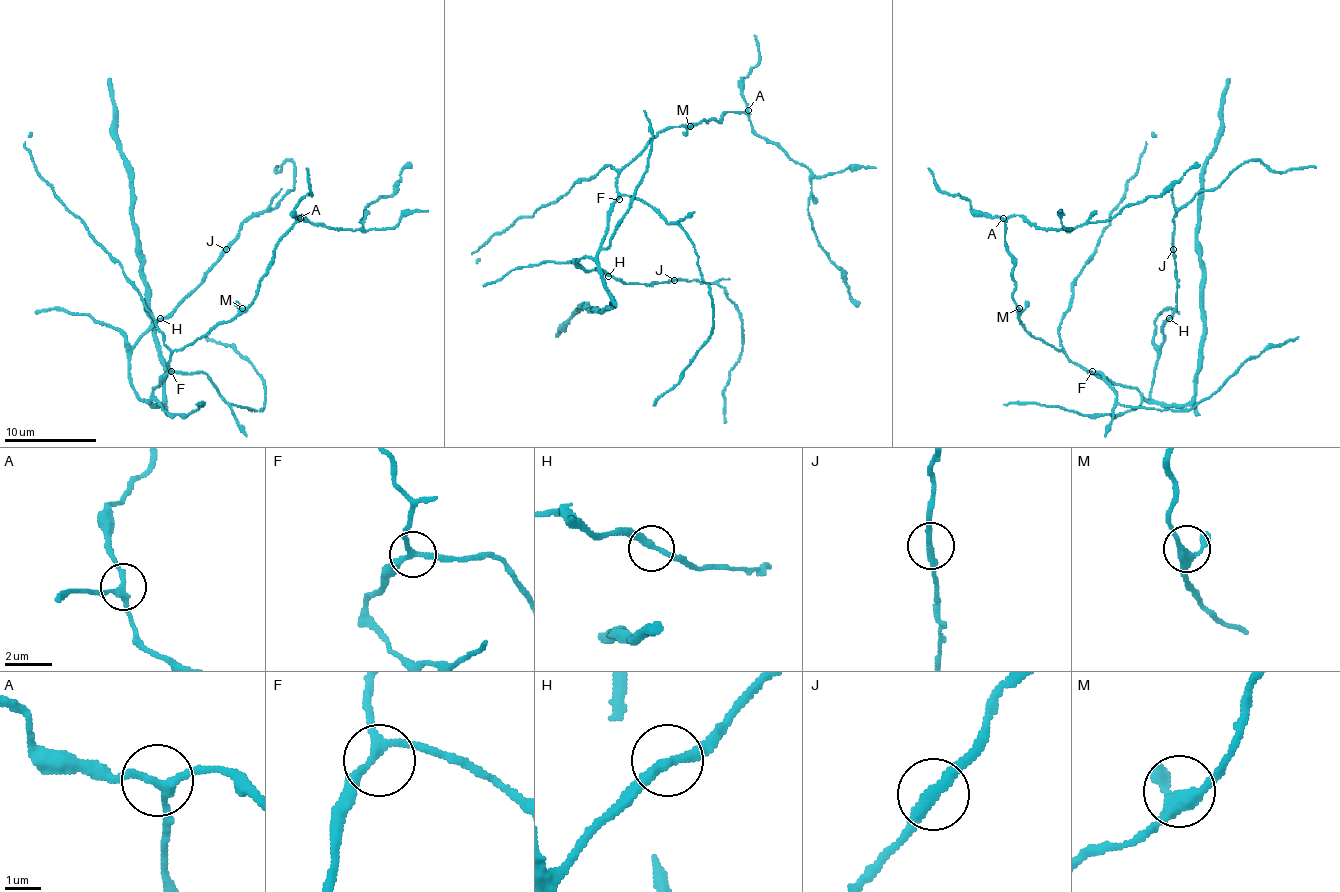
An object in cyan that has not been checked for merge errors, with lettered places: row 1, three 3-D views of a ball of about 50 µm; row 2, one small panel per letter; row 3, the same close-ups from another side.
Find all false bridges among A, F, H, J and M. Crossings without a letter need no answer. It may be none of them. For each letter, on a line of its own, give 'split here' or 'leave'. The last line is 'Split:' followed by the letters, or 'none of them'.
A: leave
F: leave
H: leave
J: leave
M: leave
Split: none of them

